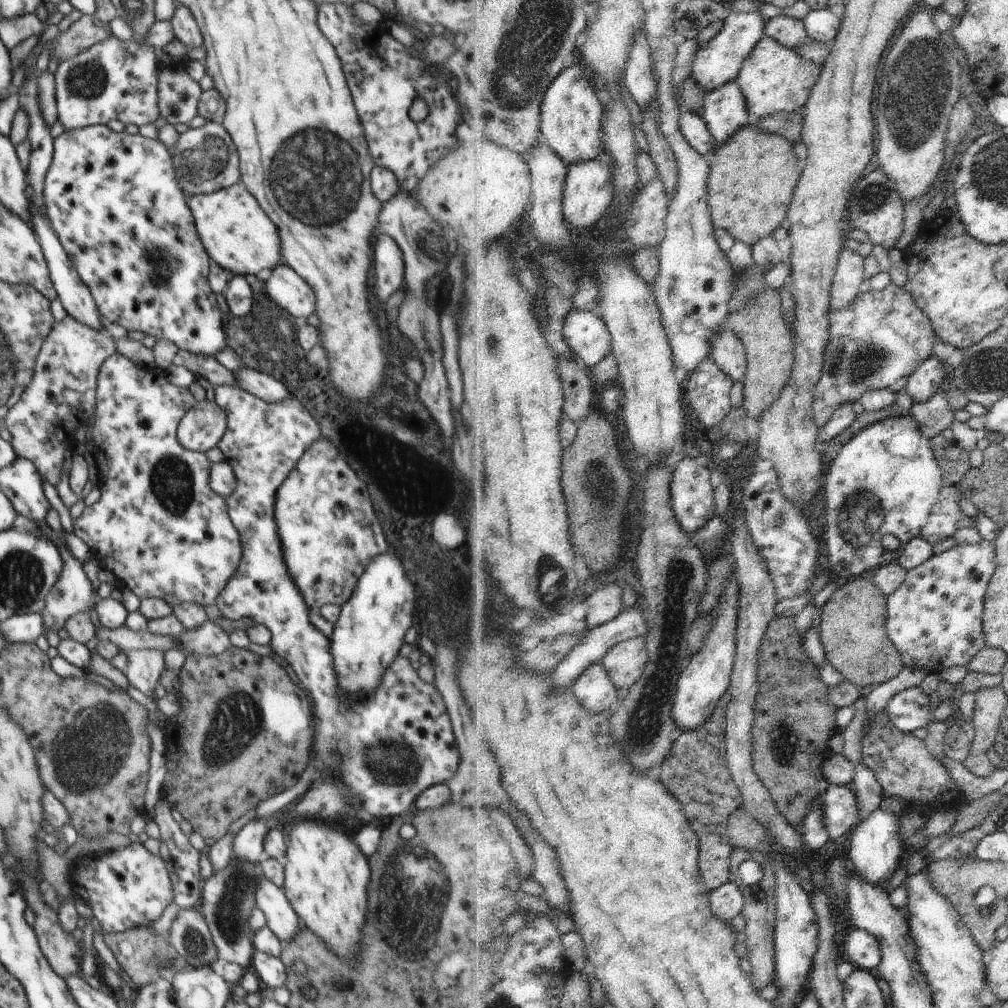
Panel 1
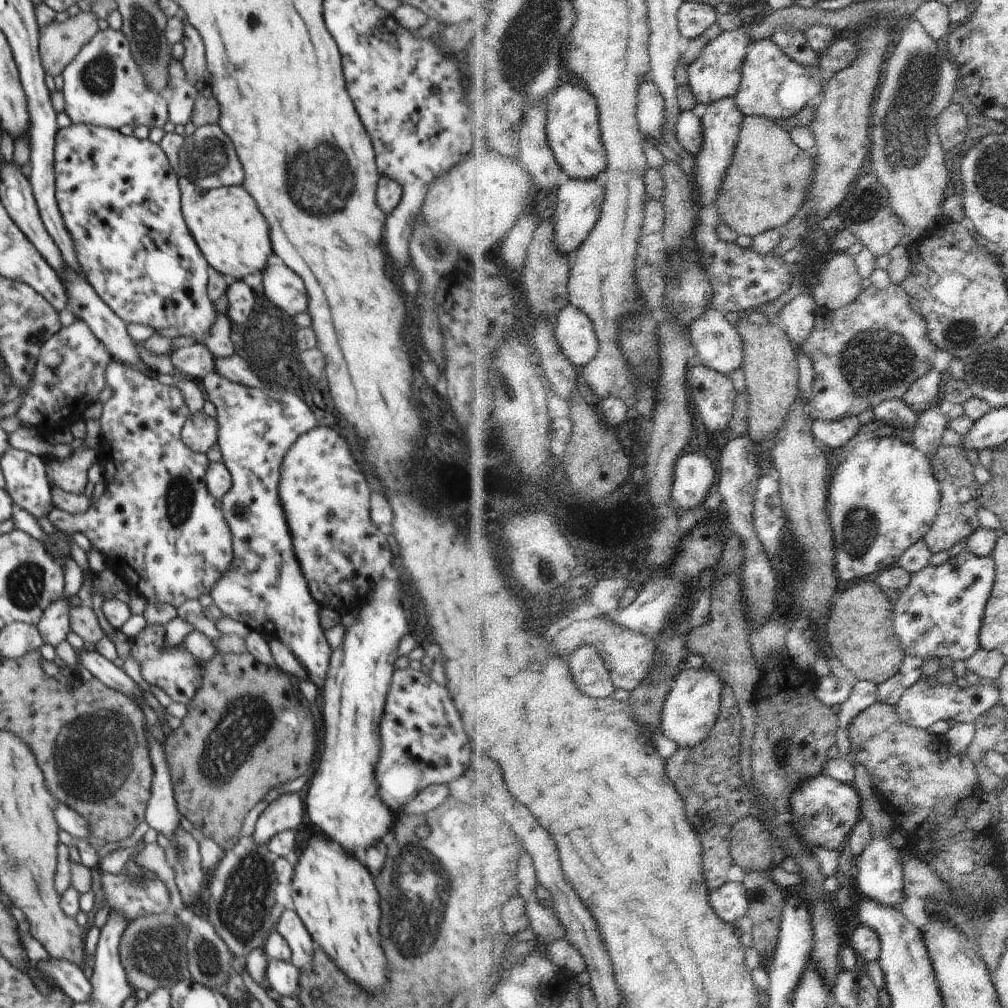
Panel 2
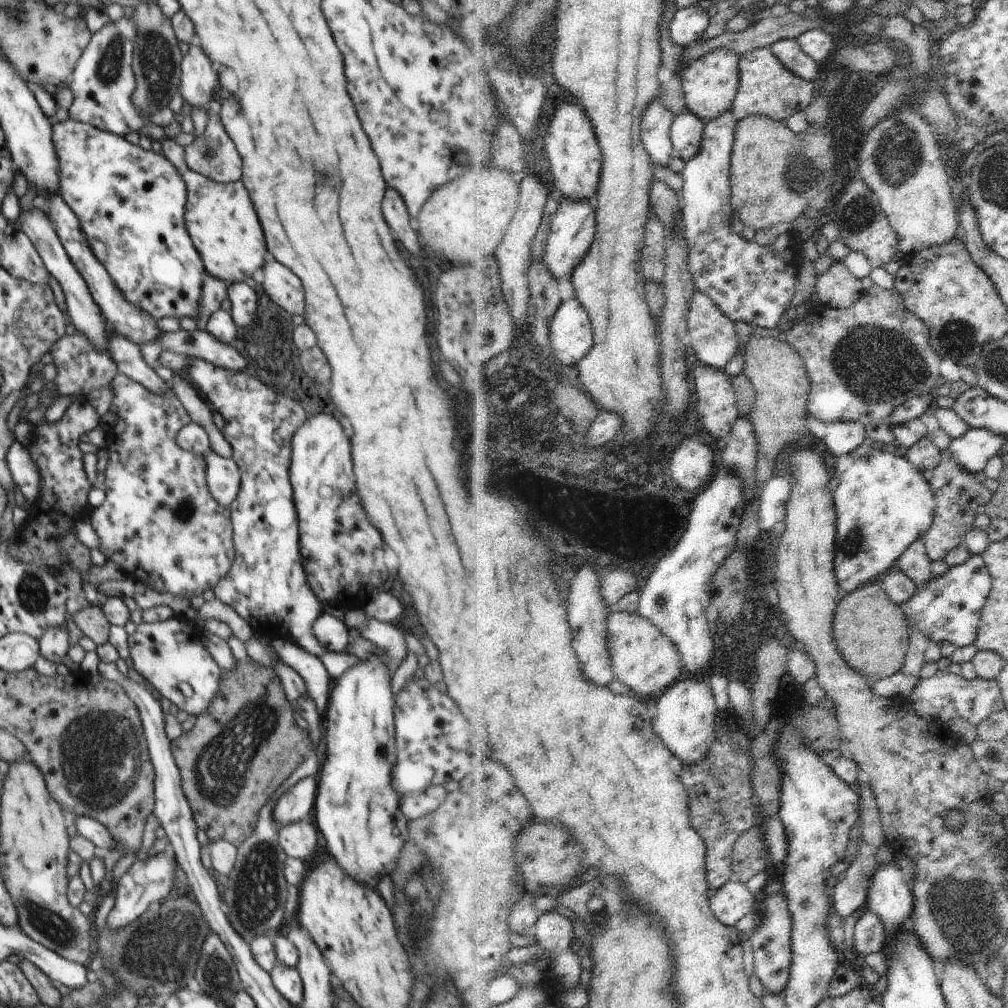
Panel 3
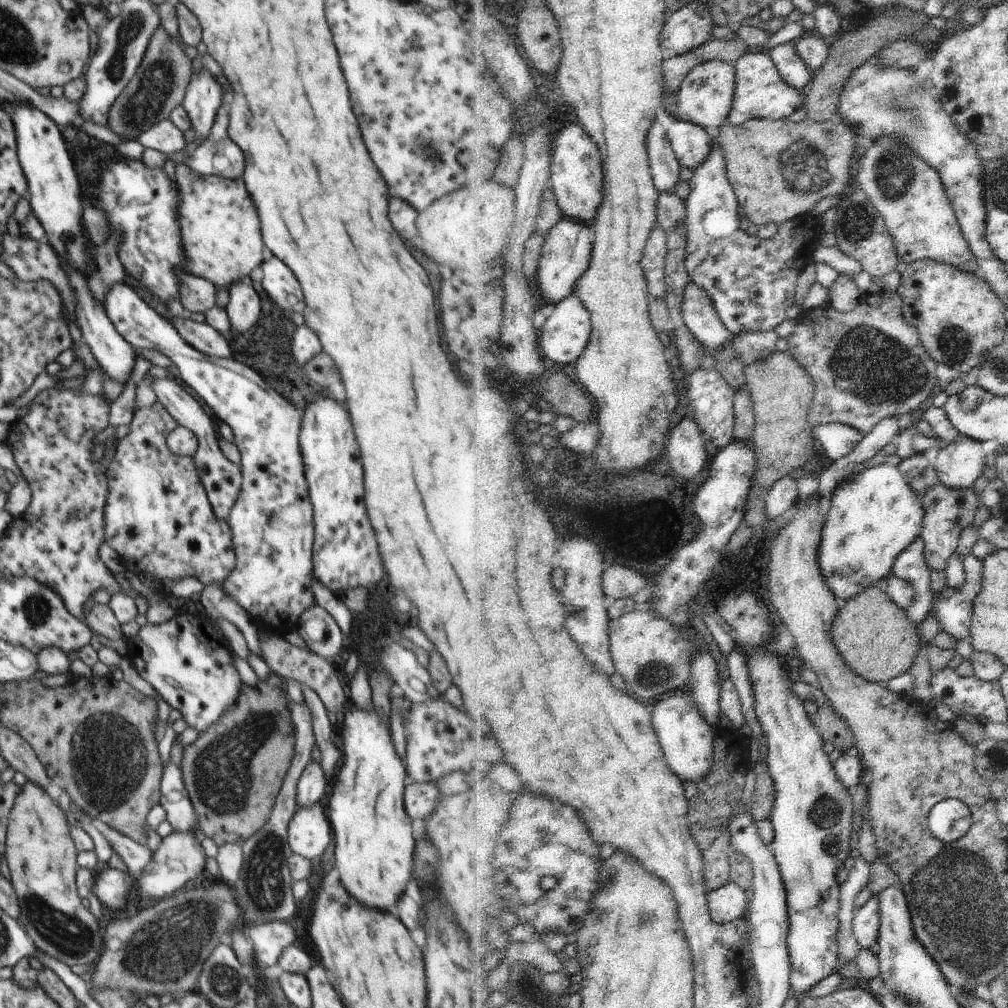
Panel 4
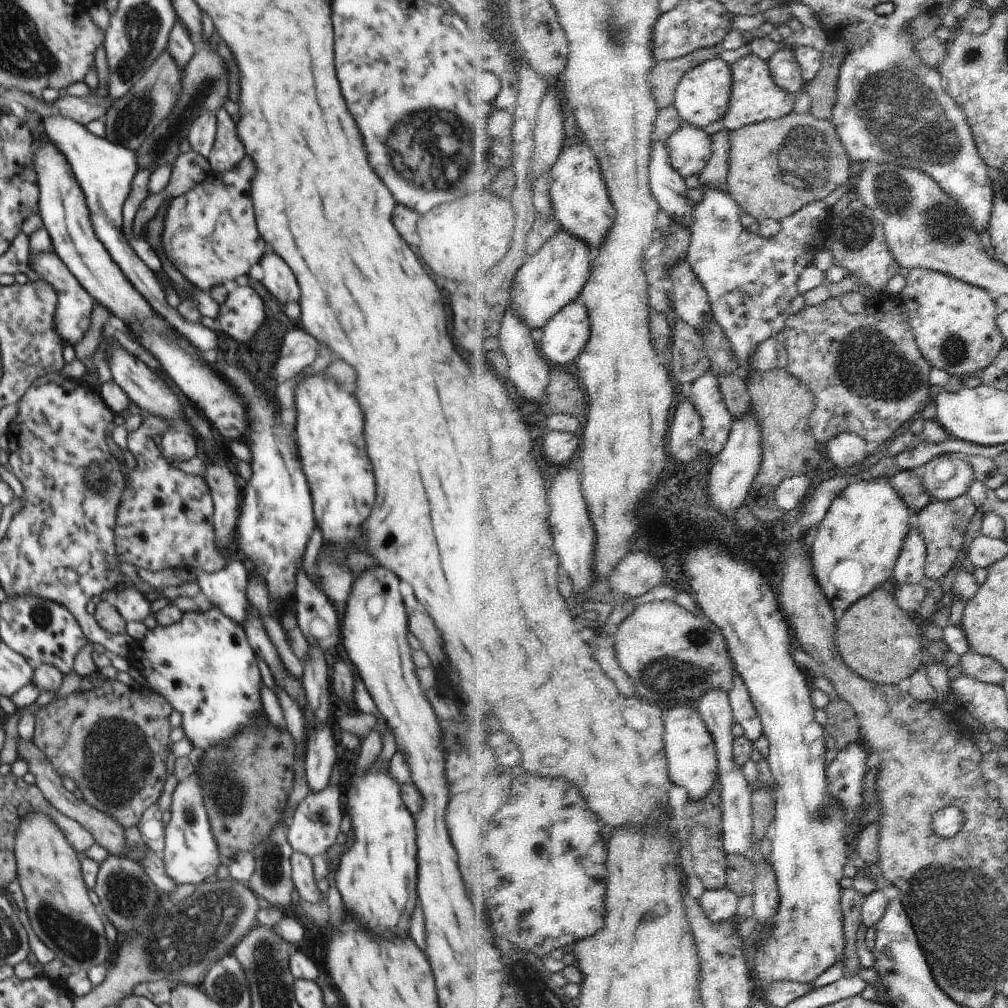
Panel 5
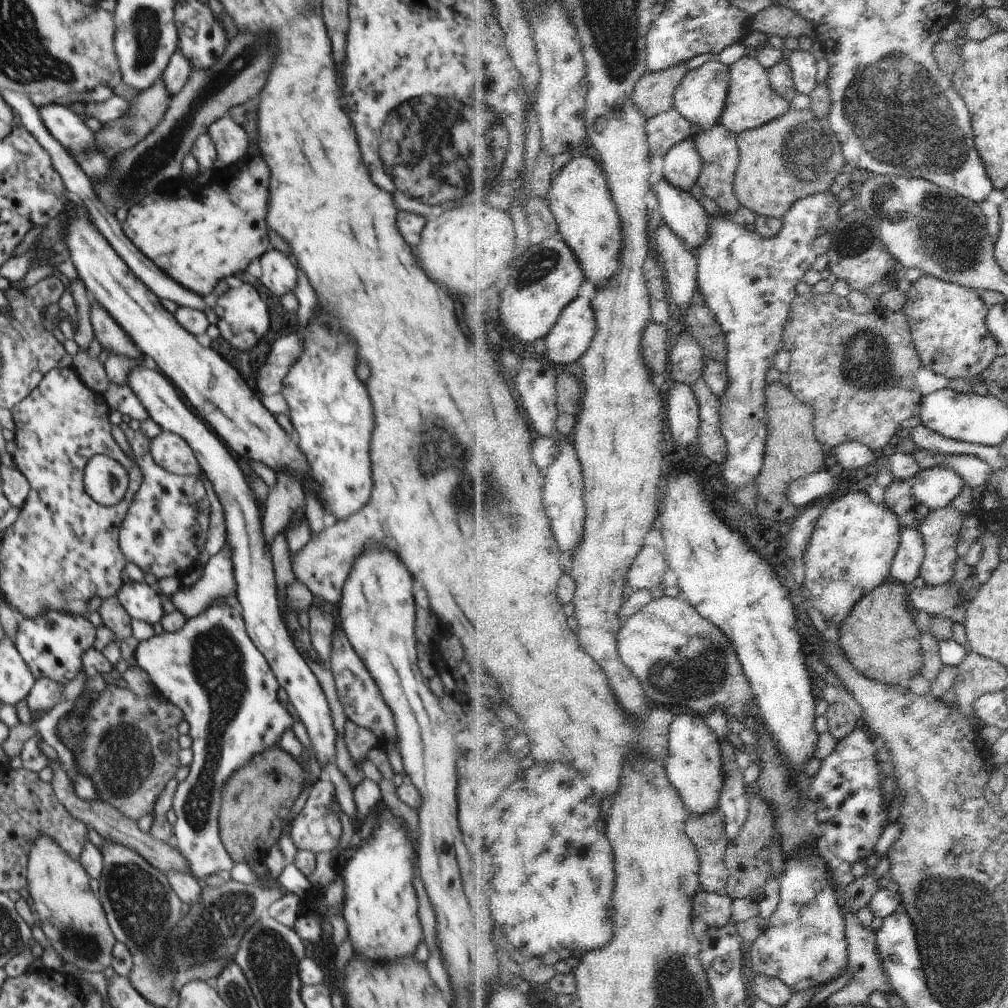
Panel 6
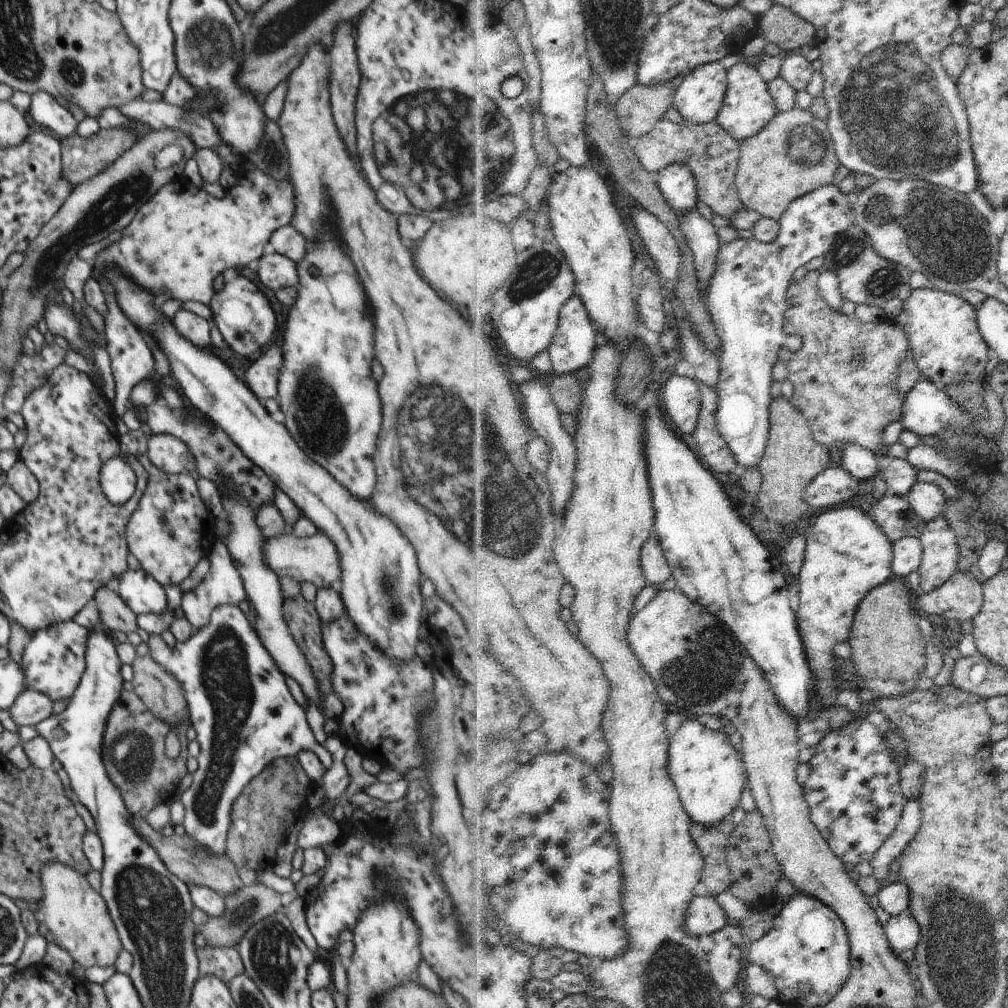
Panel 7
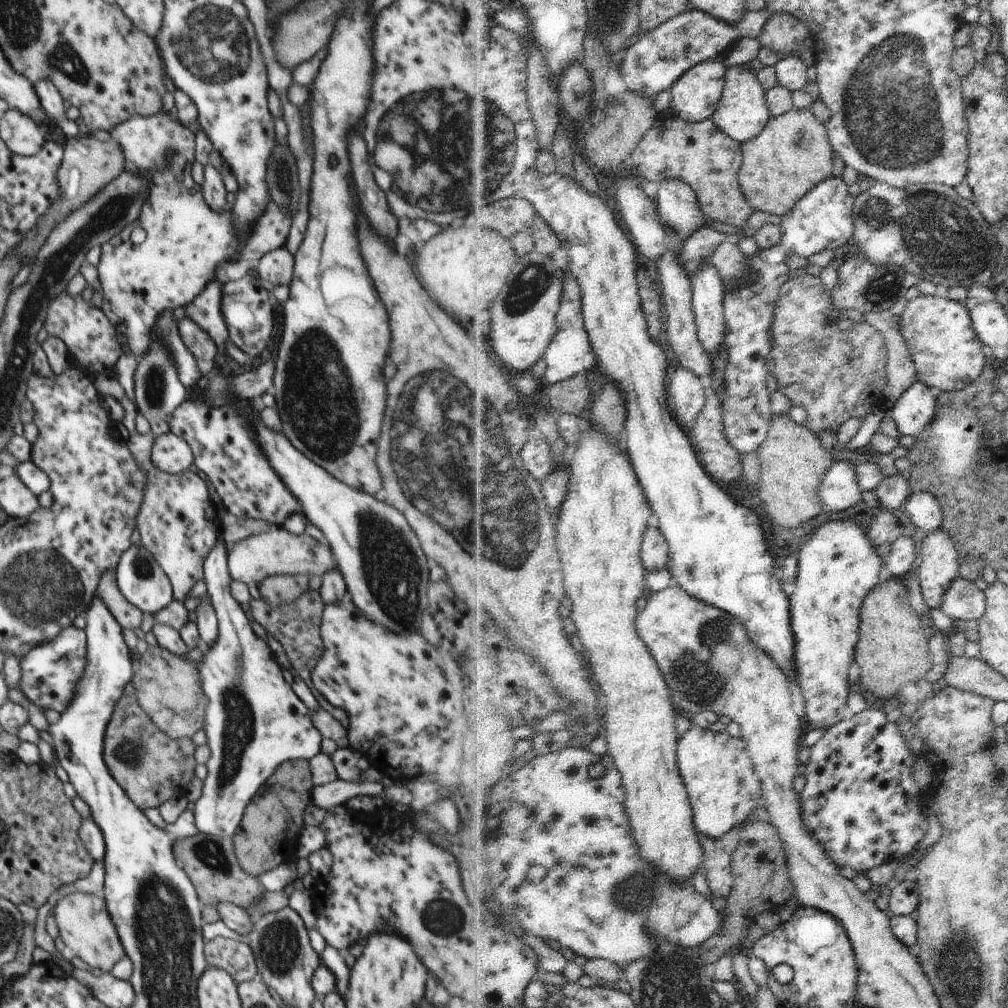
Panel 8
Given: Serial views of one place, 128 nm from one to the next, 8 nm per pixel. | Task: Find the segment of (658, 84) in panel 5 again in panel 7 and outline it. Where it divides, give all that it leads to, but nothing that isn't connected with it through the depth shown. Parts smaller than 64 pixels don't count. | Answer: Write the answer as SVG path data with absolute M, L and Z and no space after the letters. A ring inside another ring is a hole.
M670 82L662 86L637 84L628 90L617 106L624 124L622 139L648 136L674 106L677 89Z

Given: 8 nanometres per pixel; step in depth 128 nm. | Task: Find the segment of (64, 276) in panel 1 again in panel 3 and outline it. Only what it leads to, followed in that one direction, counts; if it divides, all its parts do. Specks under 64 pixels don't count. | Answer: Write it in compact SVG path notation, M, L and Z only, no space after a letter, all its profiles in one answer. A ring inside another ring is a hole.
M112 328L108 332L110 332L110 336L108 336L107 353L116 363L118 373L139 382L146 390L150 390L154 394L164 394L164 392L172 390L167 382L144 362L142 352L140 352L141 346L136 346L134 342L116 334Z

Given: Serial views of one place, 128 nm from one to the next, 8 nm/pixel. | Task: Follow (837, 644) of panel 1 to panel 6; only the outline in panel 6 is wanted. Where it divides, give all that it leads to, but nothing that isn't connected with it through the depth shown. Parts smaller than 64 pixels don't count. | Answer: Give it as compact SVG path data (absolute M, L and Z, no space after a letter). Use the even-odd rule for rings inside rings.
M900 581L884 583L878 590L872 592L856 605L852 616L848 618L846 624L841 626L841 642L840 646L847 655L847 658L862 674L888 684L902 684L904 680L913 680L922 668L922 648L920 648L920 632L916 630L916 642L912 642L912 628L917 620L914 620L914 612L908 608L908 594L911 587L908 584L902 584Z

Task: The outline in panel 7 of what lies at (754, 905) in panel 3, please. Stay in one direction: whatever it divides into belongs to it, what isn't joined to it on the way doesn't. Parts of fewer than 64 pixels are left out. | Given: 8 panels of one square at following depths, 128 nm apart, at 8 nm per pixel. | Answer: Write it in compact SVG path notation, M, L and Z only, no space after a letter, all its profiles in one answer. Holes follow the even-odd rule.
M714 895L696 896L690 906L686 930L700 938L700 936L719 933L732 924L724 906L716 900Z

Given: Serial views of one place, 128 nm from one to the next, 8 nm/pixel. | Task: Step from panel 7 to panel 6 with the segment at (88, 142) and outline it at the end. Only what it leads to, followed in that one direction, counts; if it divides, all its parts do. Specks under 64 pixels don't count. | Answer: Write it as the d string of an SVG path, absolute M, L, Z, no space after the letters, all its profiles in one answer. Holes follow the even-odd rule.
M163 79L152 84L152 88L148 90L141 90L140 94L130 100L130 110L122 118L102 124L101 129L94 133L94 140L98 150L108 158L114 159L118 154L136 146L140 140L144 140L156 128L156 125L162 120L166 109L169 107L169 100L171 99L166 84Z

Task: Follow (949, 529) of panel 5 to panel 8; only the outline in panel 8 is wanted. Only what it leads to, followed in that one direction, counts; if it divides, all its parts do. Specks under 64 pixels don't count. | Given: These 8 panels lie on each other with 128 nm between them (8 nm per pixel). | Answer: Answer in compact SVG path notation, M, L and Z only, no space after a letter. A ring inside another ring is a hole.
M941 528L923 536L922 562L917 568L926 606L940 609L943 597L959 577L959 551L947 531Z

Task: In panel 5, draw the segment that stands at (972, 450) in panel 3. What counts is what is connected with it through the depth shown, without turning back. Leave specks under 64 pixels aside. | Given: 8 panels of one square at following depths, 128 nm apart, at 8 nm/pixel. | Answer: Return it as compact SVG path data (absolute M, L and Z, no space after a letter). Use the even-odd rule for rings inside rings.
M938 455L924 465L920 484L932 500L950 502L966 494L974 481L971 464L948 455Z

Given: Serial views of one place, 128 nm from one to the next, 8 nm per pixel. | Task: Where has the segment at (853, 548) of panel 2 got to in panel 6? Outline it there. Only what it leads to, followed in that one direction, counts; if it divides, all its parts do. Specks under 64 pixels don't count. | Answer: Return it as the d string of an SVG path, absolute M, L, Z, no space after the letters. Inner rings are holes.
M866 492L848 493L827 507L808 549L805 570L808 570L806 584L812 590L812 602L824 612L828 622L840 622L842 626L852 616L856 605L890 578L902 541L903 528L898 514L885 502L876 504Z

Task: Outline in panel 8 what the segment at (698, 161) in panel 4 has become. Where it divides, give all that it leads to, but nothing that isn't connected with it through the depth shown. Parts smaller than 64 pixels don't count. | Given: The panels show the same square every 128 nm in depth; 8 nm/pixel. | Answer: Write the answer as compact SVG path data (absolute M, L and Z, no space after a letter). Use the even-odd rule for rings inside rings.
M675 178L661 184L656 201L661 221L681 237L689 237L706 227L699 194L687 180Z

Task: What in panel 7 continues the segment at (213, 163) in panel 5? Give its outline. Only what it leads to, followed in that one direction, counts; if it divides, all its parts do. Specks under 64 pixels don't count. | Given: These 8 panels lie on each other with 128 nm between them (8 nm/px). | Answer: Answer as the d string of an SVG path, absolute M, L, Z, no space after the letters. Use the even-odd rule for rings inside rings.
M142 99L132 100L119 108L120 112L130 118L150 126L151 130L180 130L190 136L198 149L219 146L222 144L216 125L206 115L200 114L196 108L189 110L168 104L164 100L147 102Z

